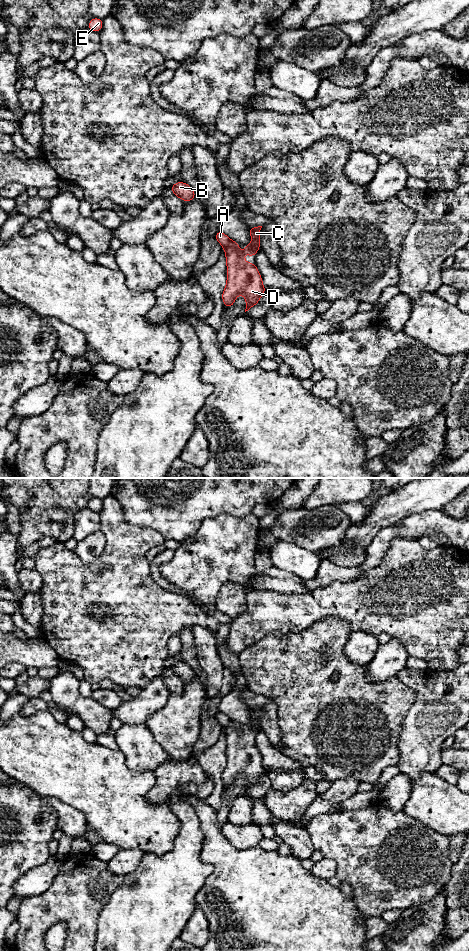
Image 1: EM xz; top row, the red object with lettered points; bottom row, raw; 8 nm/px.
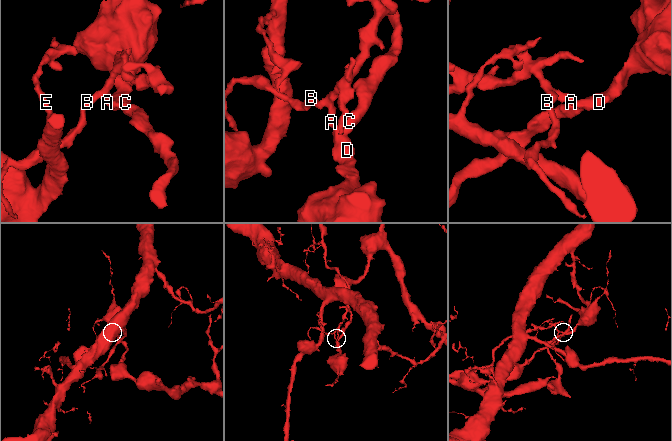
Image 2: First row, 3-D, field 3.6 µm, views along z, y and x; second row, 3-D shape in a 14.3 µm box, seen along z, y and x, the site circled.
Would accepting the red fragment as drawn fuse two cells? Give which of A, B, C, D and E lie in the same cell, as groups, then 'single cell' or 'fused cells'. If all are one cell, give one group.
groups A B / C D E; fused cells

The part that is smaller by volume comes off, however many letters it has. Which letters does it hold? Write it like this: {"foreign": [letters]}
{"foreign": ["A", "B"]}

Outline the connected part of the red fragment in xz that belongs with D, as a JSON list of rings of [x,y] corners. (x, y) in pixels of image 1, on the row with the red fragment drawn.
[[[231,241],[224,250],[227,264],[227,283],[222,294],[224,306],[232,307],[236,297],[243,294],[246,298],[246,312],[258,303],[266,289],[256,265],[244,261],[238,242]]]

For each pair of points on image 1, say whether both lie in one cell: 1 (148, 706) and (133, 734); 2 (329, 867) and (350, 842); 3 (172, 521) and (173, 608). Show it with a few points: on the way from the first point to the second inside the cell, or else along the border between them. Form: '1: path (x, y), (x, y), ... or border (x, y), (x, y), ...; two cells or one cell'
1: border (122, 723), (144, 724); two cells
2: border (324, 857), (331, 858), (335, 862), (336, 875); two cells
3: border (144, 528), (157, 531), (165, 539); two cells

